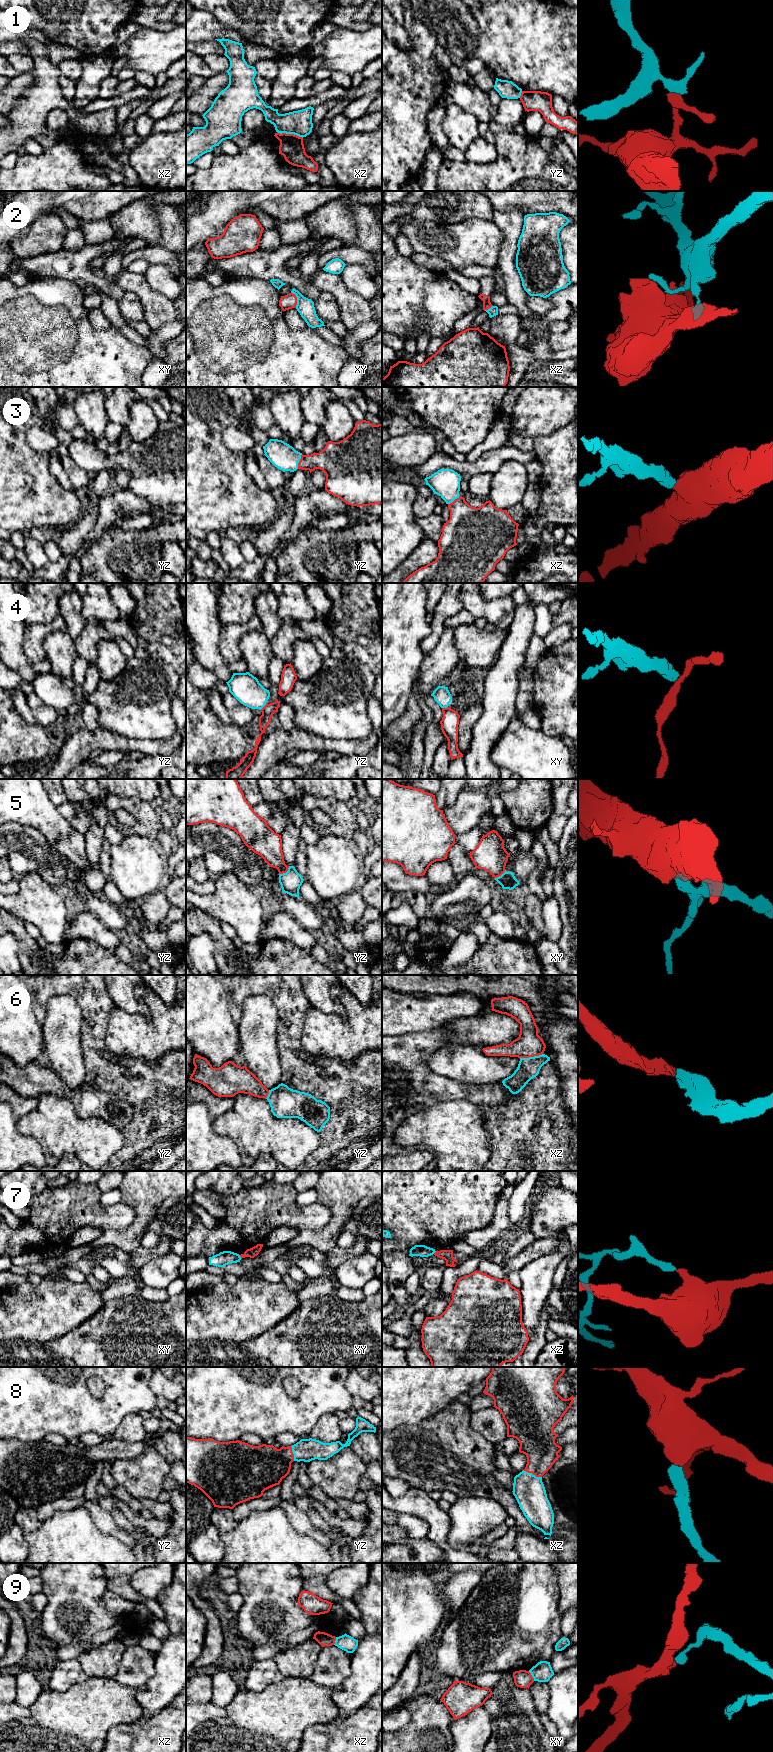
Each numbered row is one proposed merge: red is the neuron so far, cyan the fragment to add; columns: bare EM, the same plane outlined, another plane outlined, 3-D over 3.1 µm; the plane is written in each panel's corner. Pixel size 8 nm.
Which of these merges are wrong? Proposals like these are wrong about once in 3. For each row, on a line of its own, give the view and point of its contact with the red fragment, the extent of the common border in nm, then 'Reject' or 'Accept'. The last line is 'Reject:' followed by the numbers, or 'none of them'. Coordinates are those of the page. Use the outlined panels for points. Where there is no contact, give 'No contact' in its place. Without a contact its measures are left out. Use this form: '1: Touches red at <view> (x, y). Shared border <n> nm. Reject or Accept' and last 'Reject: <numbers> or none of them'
1: Touches red at xz (290, 134). Shared border 220 nm. Reject
2: Touches red at xy (296, 299). Shared border 130 nm. Reject
3: Touches red at yz (299, 461). Shared border 130 nm. Accept
4: Touches red at yz (264, 706). Shared border 70 nm. Reject
5: Touches red at yz (285, 872). Shared border 110 nm. Accept
6: Touches red at xz (531, 1056). Shared border 190 nm. Accept
7: Touches red at xy (240, 1256). Shared border 40 nm. Reject
8: Touches red at xz (532, 1473). Shared border 160 nm. Accept
9: Touches red at xy (531, 1676). Shared border 90 nm. Reject
Reject: 1, 2, 4, 7, 9

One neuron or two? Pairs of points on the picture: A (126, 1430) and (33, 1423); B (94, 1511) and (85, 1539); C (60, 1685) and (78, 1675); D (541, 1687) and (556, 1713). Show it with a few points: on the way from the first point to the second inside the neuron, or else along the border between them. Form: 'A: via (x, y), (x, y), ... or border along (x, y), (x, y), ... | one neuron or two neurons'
A: border along (131, 1412), (123, 1418), (112, 1432) | two neurons
B: border along (82, 1505), (94, 1524), (101, 1531), (109, 1534) | two neurons
C: via (64, 1681), (70, 1675), (74, 1675) | one neuron
D: border along (546, 1682), (548, 1686), (547, 1712) | two neurons

